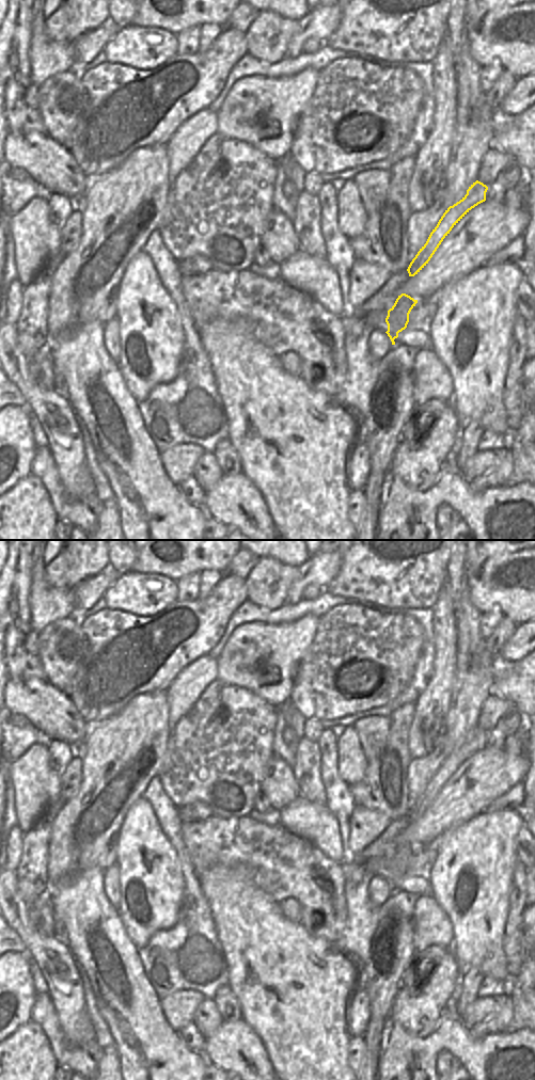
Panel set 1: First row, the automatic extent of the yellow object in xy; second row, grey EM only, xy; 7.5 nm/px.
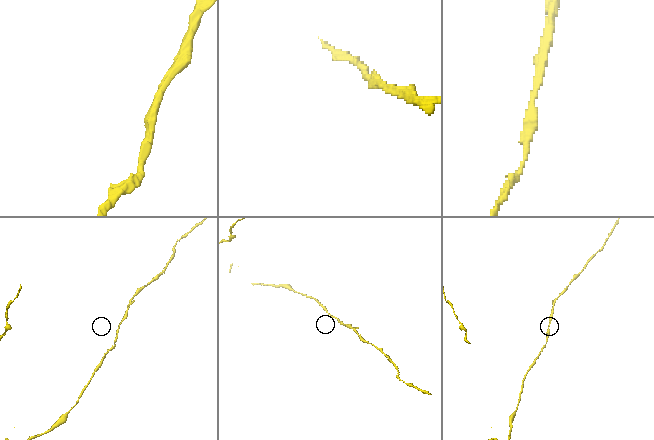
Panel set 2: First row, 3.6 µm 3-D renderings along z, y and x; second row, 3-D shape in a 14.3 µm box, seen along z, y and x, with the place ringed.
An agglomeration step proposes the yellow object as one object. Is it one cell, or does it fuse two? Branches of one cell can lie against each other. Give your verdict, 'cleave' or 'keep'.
keep

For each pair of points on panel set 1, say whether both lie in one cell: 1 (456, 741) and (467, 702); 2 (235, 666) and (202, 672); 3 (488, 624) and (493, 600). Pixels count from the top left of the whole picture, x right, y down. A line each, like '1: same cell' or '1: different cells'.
1: same cell
2: different cells
3: different cells

